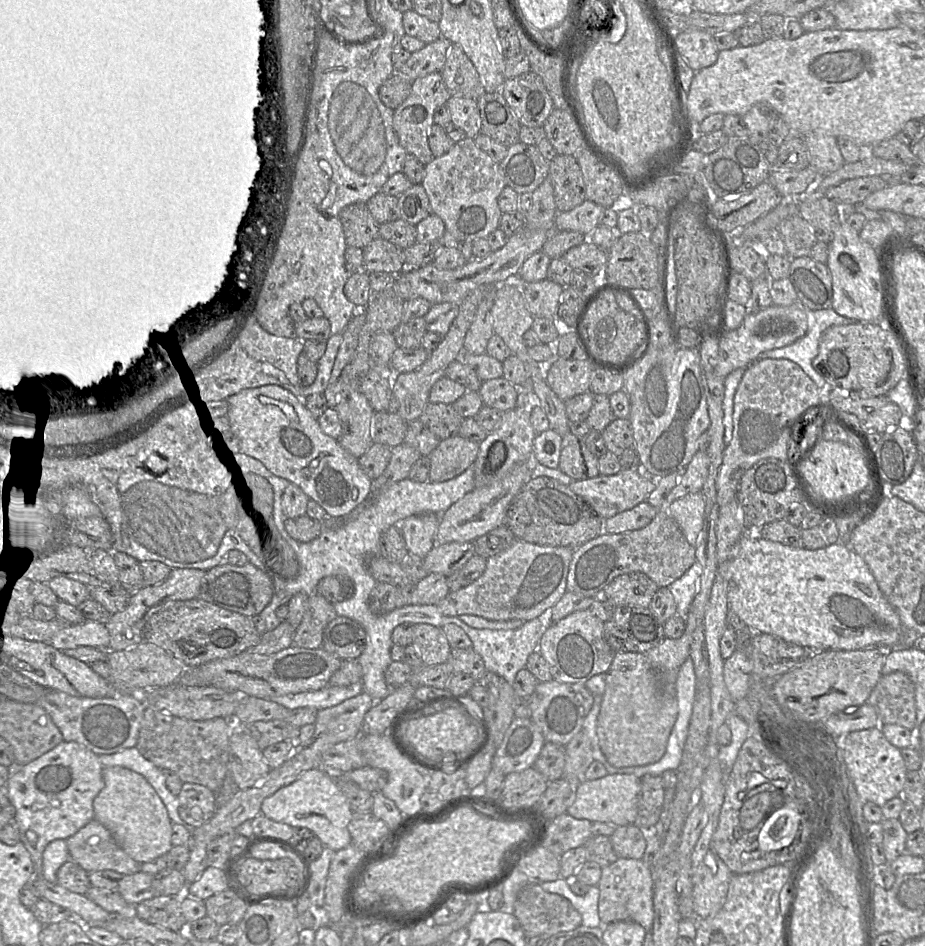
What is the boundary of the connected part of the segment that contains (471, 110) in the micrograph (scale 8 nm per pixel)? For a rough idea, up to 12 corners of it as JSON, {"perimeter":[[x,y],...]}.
{"perimeter":[[451,96],[445,105],[451,122],[466,137],[480,133],[477,100]]}

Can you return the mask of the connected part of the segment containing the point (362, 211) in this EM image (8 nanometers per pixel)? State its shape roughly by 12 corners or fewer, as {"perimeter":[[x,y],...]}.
{"perimeter":[[367,203],[340,212],[348,247],[364,248],[379,237]]}

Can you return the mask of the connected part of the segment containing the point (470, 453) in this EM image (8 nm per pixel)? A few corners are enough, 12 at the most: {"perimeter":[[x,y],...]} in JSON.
{"perimeter":[[443,439],[428,456],[429,481],[441,483],[472,467],[479,443]]}

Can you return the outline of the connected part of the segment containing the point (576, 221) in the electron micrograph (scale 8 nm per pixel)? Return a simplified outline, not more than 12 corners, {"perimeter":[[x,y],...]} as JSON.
{"perimeter":[[586,199],[555,216],[557,230],[588,237],[604,208]]}

